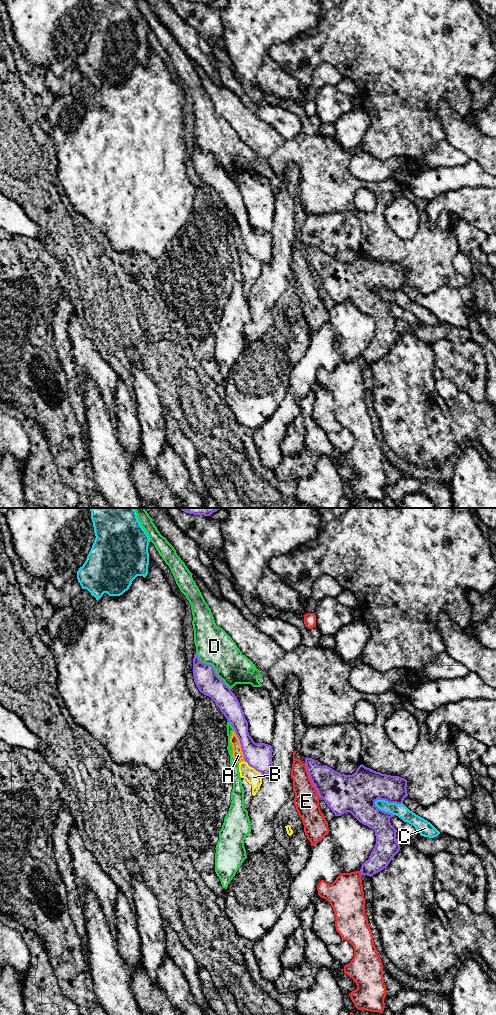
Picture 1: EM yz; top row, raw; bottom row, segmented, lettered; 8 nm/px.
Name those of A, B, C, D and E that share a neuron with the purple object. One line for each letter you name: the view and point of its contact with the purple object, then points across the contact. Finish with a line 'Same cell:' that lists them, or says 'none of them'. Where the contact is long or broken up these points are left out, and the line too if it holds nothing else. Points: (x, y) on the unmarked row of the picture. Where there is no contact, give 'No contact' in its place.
Same cell: none of them

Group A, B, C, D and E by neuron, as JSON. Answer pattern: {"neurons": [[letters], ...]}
{"neurons": [["A", "B"], ["C"], ["D"], ["E"]]}

